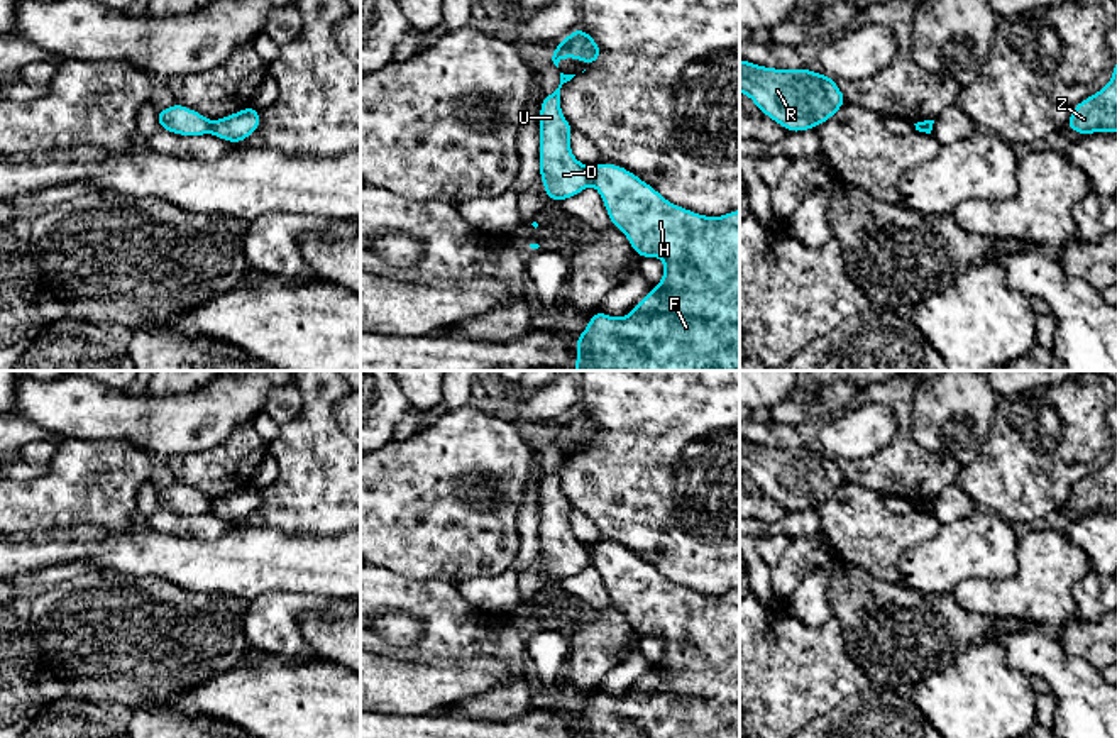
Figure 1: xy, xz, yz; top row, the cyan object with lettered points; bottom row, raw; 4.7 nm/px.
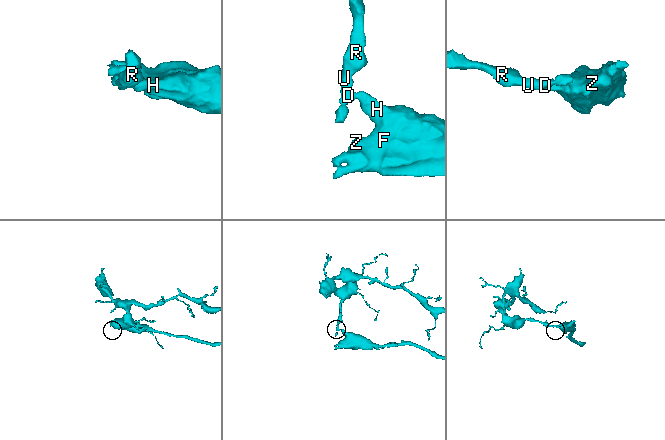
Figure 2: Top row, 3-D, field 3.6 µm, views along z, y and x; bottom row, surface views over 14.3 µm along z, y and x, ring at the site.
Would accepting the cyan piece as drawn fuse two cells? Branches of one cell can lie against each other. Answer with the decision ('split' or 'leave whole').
split

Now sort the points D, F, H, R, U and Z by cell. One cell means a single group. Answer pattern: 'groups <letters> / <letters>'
groups D R U / F H Z

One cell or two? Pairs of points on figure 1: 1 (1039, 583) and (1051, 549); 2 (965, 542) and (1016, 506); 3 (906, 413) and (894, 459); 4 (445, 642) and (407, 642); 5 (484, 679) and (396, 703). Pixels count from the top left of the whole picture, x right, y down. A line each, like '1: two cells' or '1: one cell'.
1: one cell
2: two cells
3: one cell
4: two cells
5: one cell

